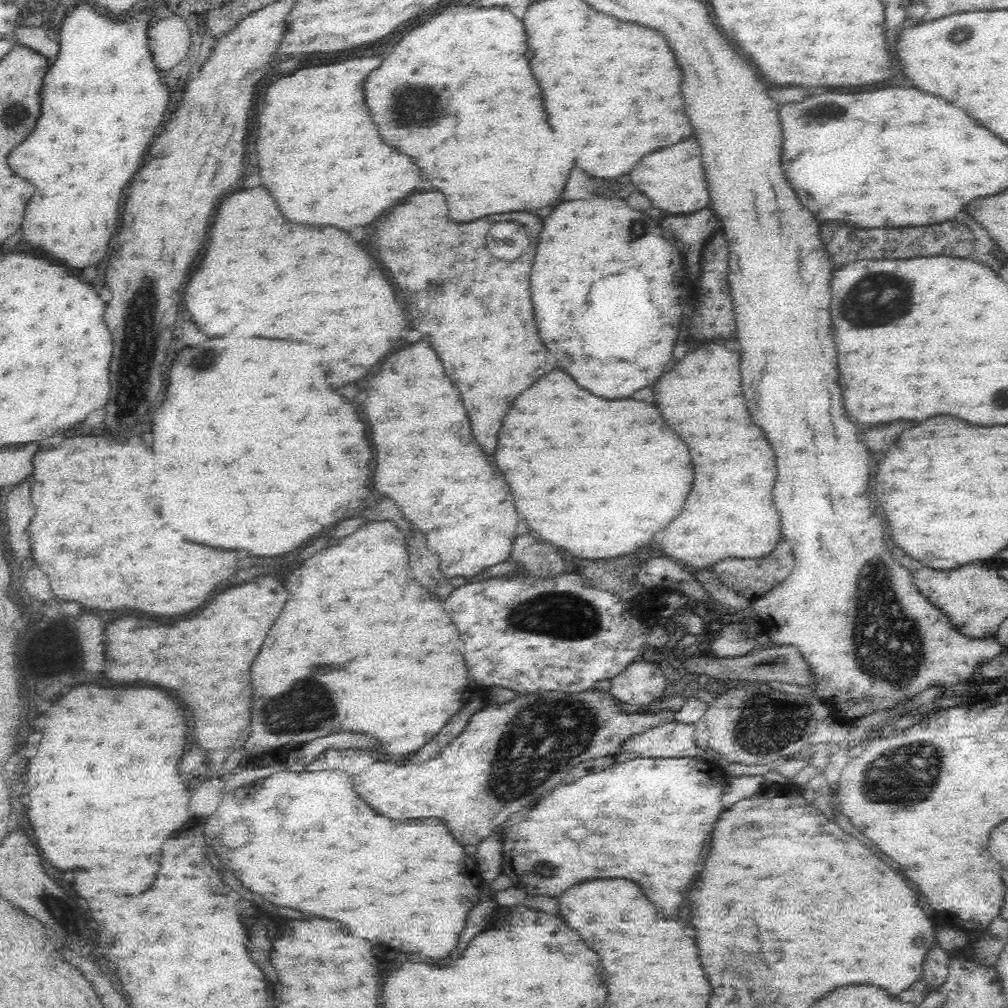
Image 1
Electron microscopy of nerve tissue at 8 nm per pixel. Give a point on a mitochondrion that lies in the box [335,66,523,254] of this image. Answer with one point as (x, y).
(404, 101)

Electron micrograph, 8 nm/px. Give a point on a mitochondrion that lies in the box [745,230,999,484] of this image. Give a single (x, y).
(875, 297)

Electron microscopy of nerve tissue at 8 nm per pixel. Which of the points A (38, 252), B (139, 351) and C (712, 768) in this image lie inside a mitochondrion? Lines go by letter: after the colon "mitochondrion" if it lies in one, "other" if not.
A: other
B: mitochondrion
C: other

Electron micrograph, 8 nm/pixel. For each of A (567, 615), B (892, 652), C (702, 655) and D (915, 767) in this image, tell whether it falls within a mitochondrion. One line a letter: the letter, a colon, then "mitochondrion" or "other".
A: mitochondrion
B: mitochondrion
C: other
D: mitochondrion

